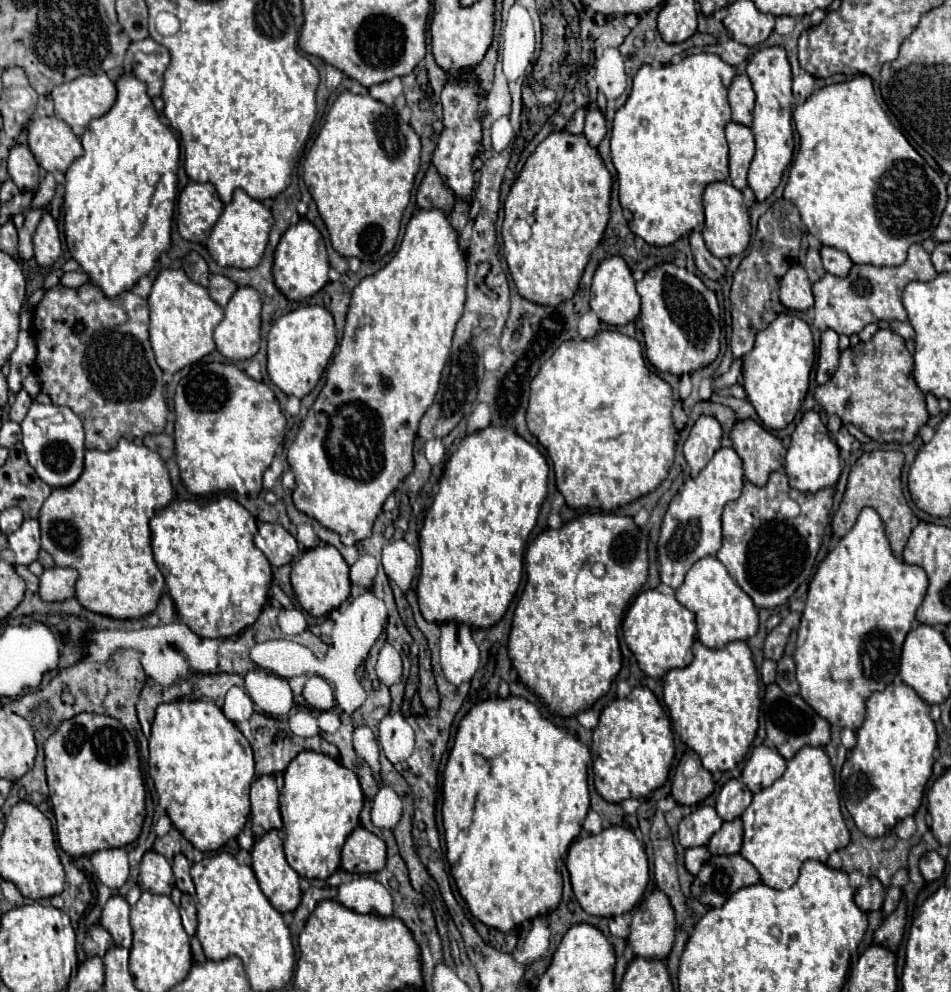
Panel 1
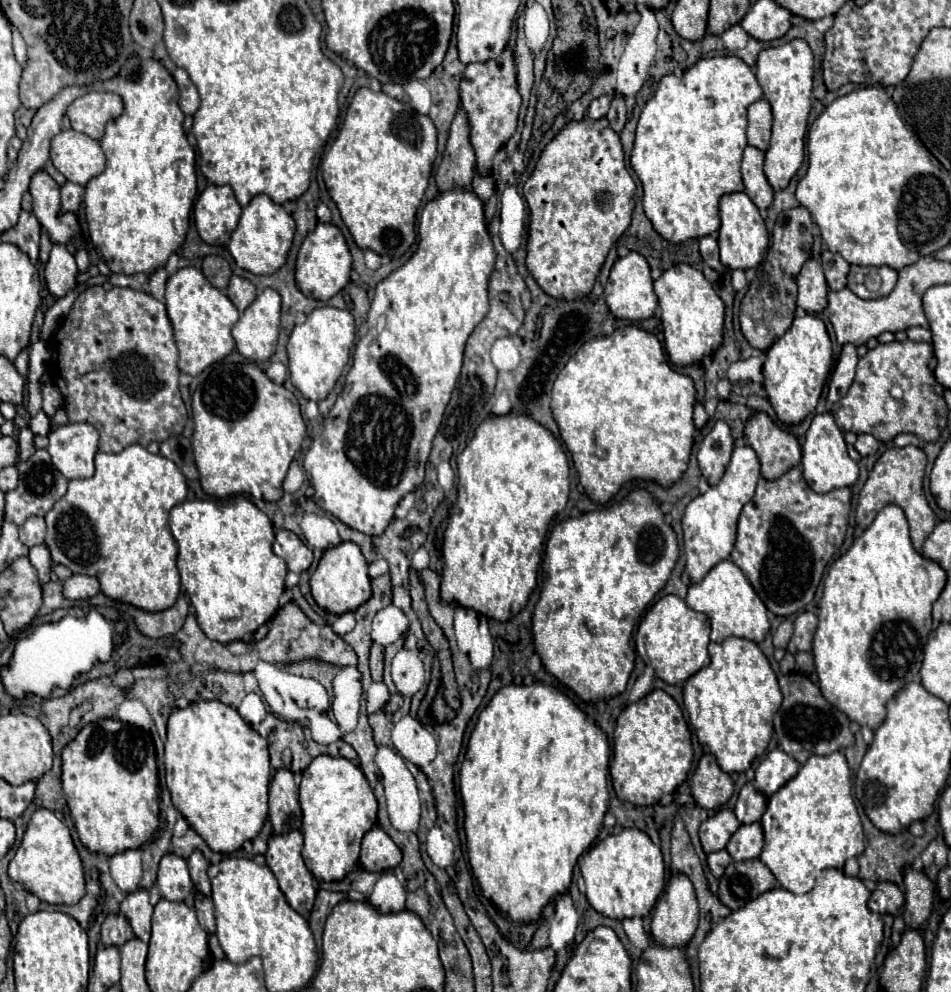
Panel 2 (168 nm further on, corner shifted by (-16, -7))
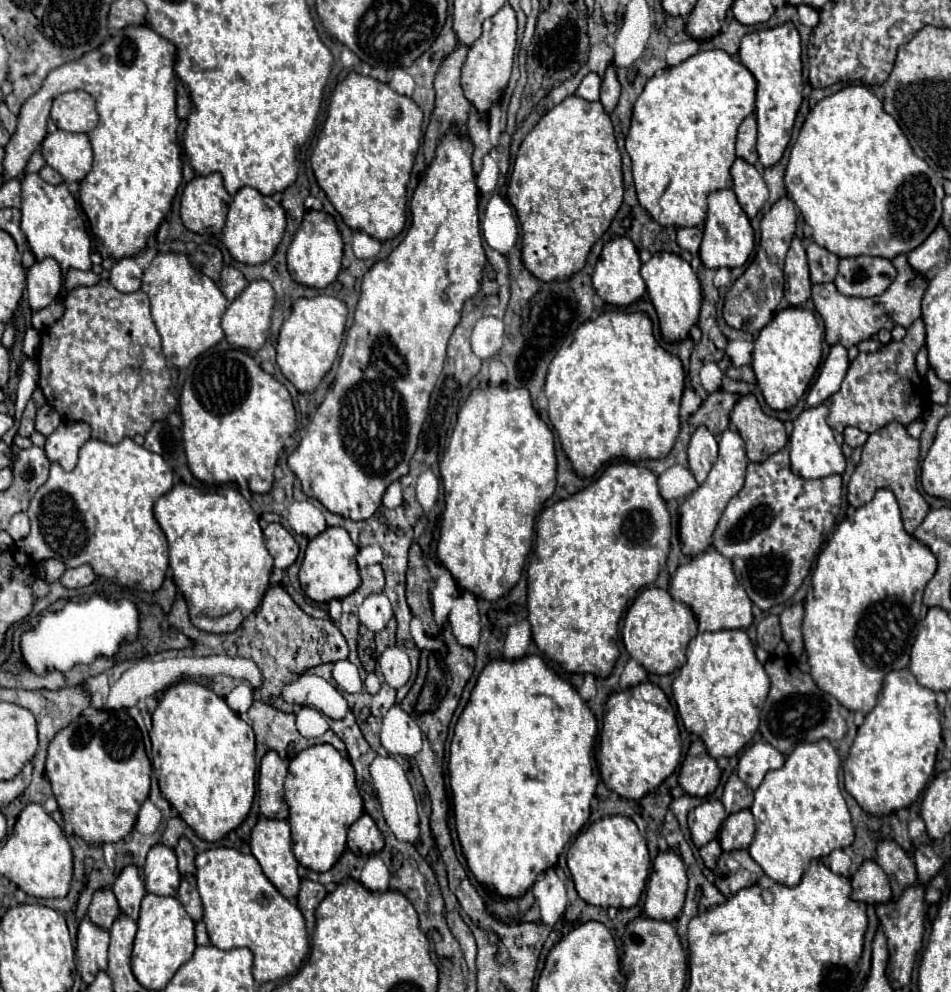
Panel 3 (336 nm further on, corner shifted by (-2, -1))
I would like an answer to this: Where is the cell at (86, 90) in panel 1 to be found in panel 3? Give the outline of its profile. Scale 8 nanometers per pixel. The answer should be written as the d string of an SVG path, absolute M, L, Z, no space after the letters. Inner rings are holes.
M84 90L60 94L52 104L52 120L66 132L90 132L98 124L96 102Z

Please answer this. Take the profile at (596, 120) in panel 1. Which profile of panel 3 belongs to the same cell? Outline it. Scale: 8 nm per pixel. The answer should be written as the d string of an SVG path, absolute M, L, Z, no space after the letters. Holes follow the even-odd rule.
M608 66L606 80L602 82L602 88L600 88L600 102L608 114L614 110L618 96L620 96L620 84L616 80L616 70L614 70L614 66Z

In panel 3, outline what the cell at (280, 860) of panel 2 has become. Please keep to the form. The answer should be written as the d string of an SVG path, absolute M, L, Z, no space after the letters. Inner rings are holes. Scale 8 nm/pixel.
M260 818L260 822L252 828L252 840L250 848L258 864L262 866L266 878L278 888L278 892L290 900L296 902L298 890L300 890L300 878L298 878L298 862L292 854L292 838L290 838L290 824L286 820L268 820Z

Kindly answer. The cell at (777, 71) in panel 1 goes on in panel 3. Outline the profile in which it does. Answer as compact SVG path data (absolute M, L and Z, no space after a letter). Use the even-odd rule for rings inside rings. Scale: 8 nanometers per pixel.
M794 24L750 32L740 44L740 62L756 78L756 120L758 120L758 164L772 168L780 162L792 134L796 112L802 104L802 60L800 36Z

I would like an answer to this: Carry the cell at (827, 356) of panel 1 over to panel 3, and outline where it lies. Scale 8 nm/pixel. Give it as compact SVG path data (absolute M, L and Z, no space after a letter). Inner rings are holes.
M832 346L828 358L824 360L824 364L820 368L820 374L818 374L814 386L808 392L806 404L808 406L818 406L826 398L830 398L834 392L838 392L840 384L846 376L848 364L850 364L850 360L848 360L846 348L844 346Z

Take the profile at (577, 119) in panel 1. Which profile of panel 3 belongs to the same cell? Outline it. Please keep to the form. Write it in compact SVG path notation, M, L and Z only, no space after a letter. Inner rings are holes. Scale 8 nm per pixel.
M588 74L582 80L582 84L578 88L578 94L580 94L580 98L584 98L588 102L598 100L598 96L600 96L600 76L598 74Z

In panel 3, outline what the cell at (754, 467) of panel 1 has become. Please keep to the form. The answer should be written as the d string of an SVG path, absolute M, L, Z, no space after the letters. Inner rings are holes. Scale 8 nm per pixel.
M746 394L736 402L730 422L742 436L750 462L764 462L788 444L784 424L766 416L754 394Z

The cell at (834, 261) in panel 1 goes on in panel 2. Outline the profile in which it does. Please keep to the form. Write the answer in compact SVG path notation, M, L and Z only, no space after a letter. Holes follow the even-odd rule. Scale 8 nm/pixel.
M852 266L848 276L848 288L864 300L888 296L898 280L898 272L890 266Z

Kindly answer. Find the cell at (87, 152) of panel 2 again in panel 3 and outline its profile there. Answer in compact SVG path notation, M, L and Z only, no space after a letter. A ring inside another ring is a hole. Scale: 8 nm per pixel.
M56 130L44 138L40 152L64 182L80 182L92 168L92 148L86 134Z

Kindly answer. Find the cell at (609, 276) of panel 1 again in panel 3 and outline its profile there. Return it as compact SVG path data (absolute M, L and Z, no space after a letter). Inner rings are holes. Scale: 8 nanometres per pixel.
M622 236L622 238L610 240L608 244L604 244L602 254L600 254L600 258L596 262L596 268L594 268L594 274L592 274L596 294L606 304L612 304L612 306L618 306L618 308L634 304L646 292L646 284L644 284L644 280L640 276L640 266L642 264L640 264L640 258L638 258L638 250L630 242L630 238Z

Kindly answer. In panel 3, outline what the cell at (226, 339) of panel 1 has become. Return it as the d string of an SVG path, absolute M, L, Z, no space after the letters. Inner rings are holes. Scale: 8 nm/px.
M254 280L246 286L246 290L228 306L228 310L222 316L222 330L226 334L226 340L238 348L246 350L260 350L262 344L268 338L270 328L270 314L274 306L274 290L266 280Z

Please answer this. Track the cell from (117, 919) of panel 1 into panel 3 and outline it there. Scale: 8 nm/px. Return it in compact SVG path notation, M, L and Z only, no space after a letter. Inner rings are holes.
M126 866L122 870L122 874L116 878L116 882L112 886L112 892L114 892L116 900L118 900L120 910L128 918L138 920L140 902L142 902L146 890L144 890L144 882L140 880L140 874L138 874L136 866Z

